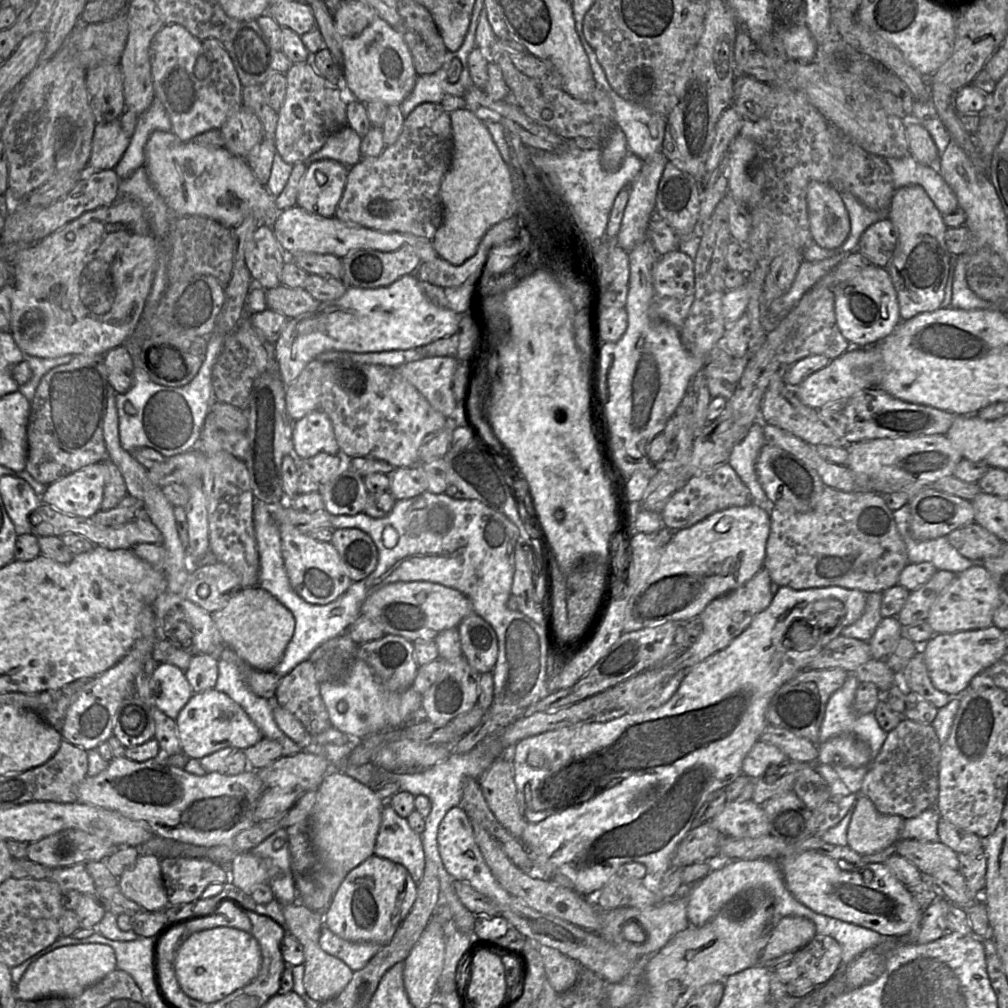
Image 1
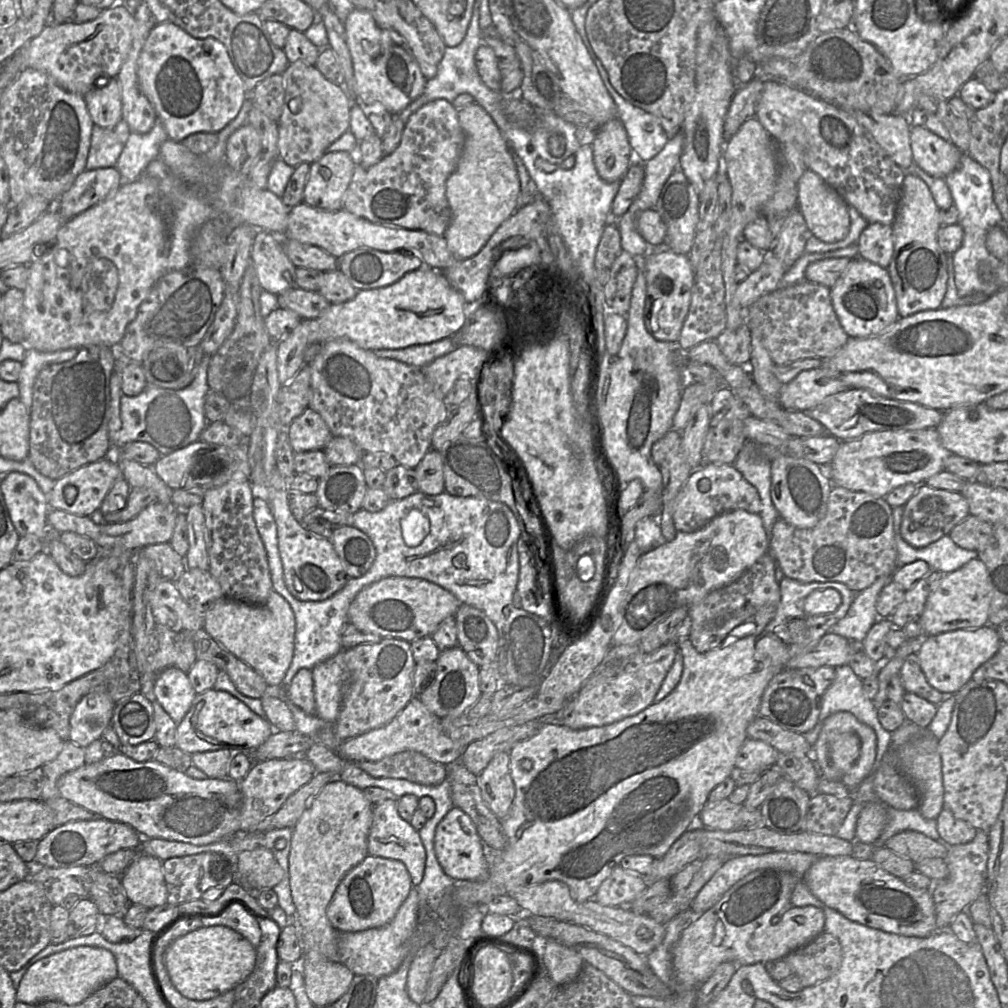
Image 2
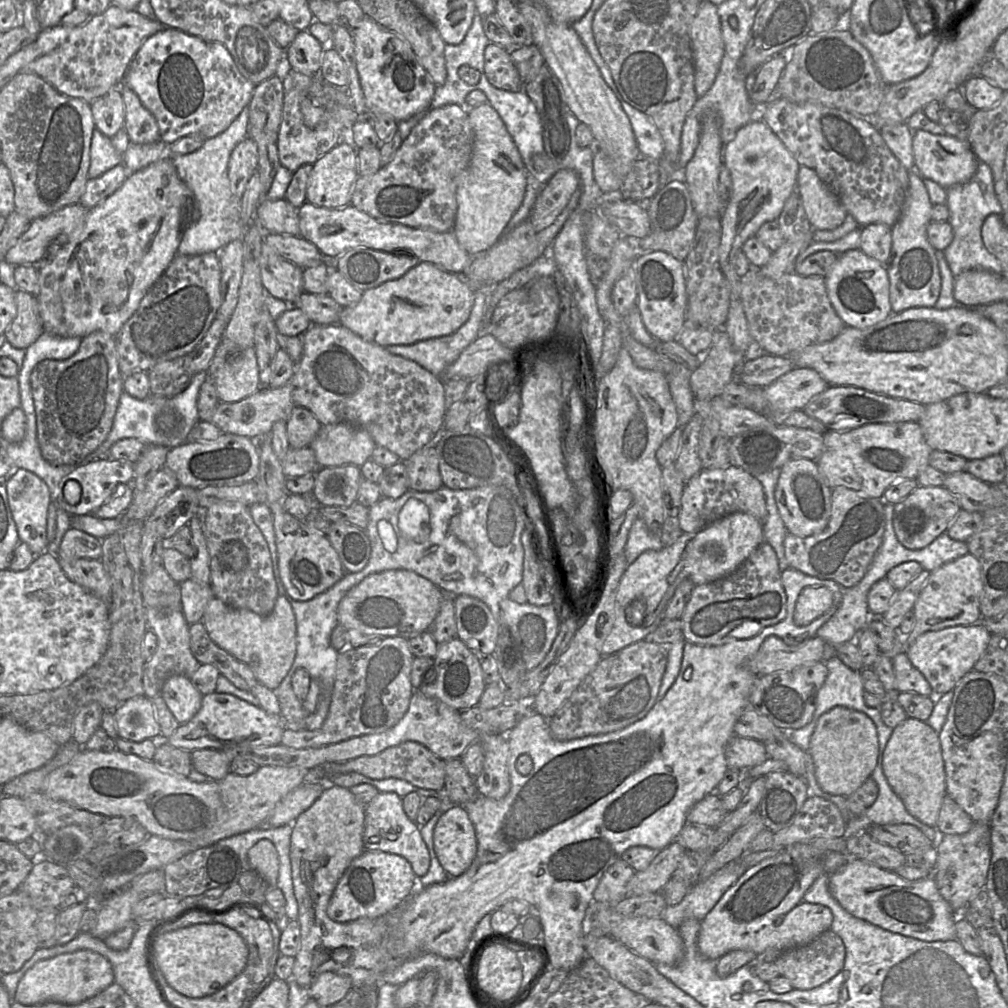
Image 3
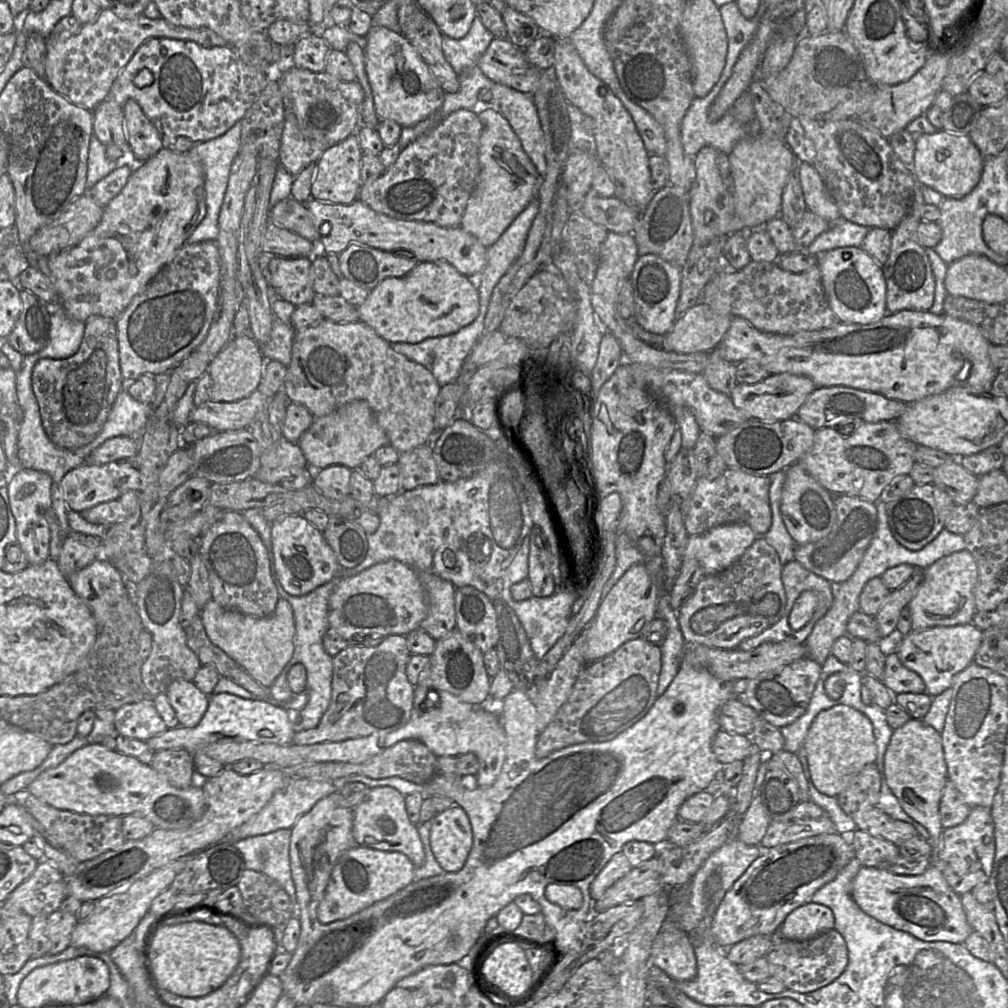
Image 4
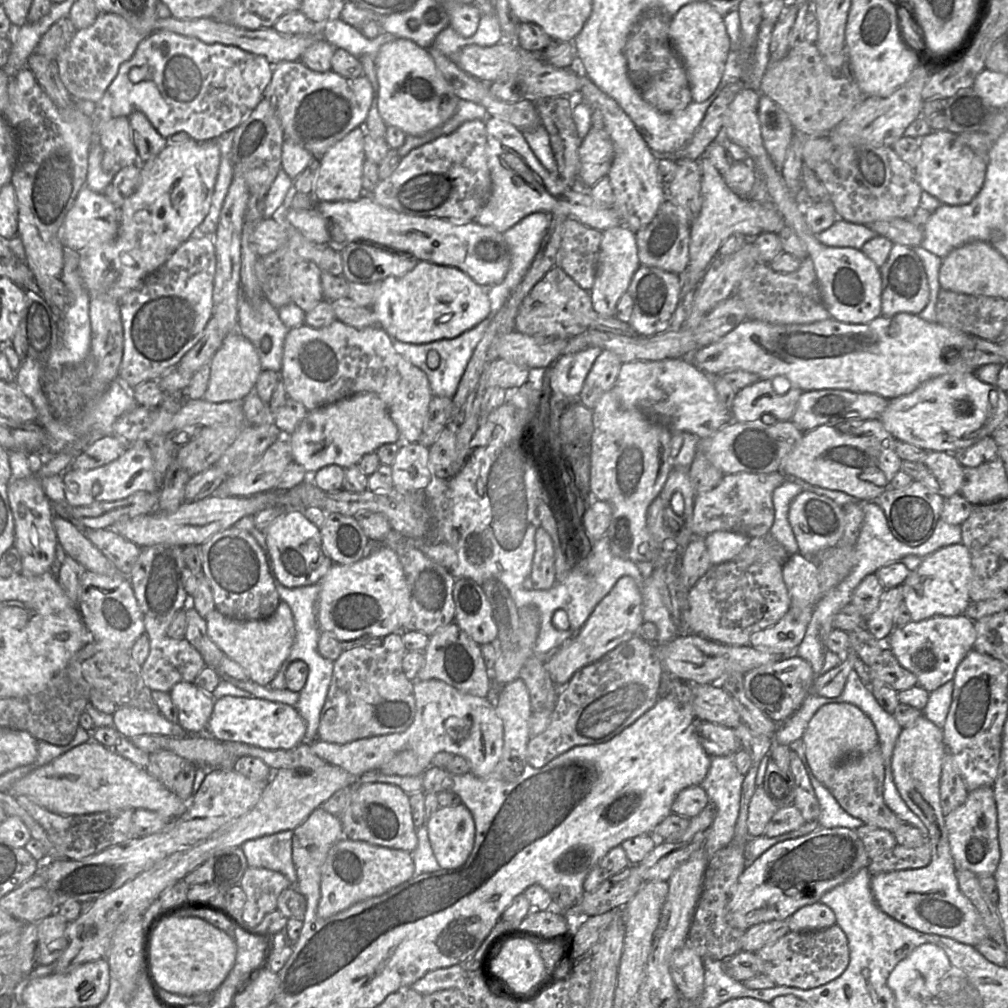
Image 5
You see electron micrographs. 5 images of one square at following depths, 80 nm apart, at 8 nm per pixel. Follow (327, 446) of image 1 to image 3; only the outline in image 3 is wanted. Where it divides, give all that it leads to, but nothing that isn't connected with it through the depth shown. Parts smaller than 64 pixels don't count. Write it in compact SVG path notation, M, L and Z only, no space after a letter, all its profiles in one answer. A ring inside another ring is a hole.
M294 405L286 421L290 448L309 447L321 427L322 424L309 409Z

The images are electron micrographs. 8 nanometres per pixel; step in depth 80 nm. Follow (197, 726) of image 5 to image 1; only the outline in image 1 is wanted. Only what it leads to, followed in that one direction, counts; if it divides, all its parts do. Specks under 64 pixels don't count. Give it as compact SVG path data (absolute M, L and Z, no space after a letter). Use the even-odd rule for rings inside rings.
M158 663L150 679L152 705L176 720L194 692L184 671L168 663Z

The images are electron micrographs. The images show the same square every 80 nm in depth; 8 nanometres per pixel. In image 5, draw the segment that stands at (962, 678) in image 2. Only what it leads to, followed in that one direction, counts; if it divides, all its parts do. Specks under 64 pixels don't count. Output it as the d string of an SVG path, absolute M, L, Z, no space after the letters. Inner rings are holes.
M964 615L956 617L933 617L895 628L888 637L886 647L891 650L898 663L914 674L918 685L932 693L945 683L952 681L957 667L974 649L976 629L974 622Z

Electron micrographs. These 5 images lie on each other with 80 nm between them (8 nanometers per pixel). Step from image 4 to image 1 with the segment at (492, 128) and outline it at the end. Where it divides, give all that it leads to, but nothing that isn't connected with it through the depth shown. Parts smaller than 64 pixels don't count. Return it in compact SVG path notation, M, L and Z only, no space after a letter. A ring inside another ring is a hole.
M467 108L450 112L452 160L441 186L443 222L432 239L438 256L461 265L477 251L485 233L520 206L515 169L504 161L486 124Z

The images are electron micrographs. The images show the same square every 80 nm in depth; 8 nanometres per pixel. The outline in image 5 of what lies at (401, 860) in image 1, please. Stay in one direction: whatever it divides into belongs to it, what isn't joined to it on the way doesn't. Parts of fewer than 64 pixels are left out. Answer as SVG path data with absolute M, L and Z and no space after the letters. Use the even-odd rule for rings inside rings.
M360 783L353 791L350 804L339 816L344 837L372 845L413 852L417 846L409 795L394 784Z

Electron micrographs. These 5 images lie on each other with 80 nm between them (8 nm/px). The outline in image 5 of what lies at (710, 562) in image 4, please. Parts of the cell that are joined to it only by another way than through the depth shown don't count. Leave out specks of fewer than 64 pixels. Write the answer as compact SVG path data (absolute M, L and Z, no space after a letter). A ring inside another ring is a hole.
M715 531L704 537L712 565L732 560L750 540L744 534L731 531Z

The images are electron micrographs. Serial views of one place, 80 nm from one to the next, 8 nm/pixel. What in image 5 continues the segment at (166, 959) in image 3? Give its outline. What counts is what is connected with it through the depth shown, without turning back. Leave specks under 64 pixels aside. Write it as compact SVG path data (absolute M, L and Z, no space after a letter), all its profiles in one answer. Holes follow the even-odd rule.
M174 914L154 930L150 943L151 969L158 986L171 994L193 996L214 992L232 970L237 946L233 937L209 922Z

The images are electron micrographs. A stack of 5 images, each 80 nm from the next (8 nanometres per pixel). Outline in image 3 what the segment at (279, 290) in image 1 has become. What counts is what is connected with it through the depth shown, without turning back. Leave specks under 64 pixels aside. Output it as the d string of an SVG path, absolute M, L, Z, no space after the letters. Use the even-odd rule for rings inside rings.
M303 292L293 306L300 308L314 325L338 323L343 309L328 294L308 292Z

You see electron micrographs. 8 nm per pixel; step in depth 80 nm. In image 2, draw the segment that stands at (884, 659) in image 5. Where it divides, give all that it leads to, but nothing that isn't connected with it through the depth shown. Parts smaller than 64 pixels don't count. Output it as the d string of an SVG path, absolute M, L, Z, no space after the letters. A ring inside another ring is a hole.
M916 652L907 656L900 669L899 677L906 692L914 693L937 706L955 695L940 693L929 685L919 665Z

